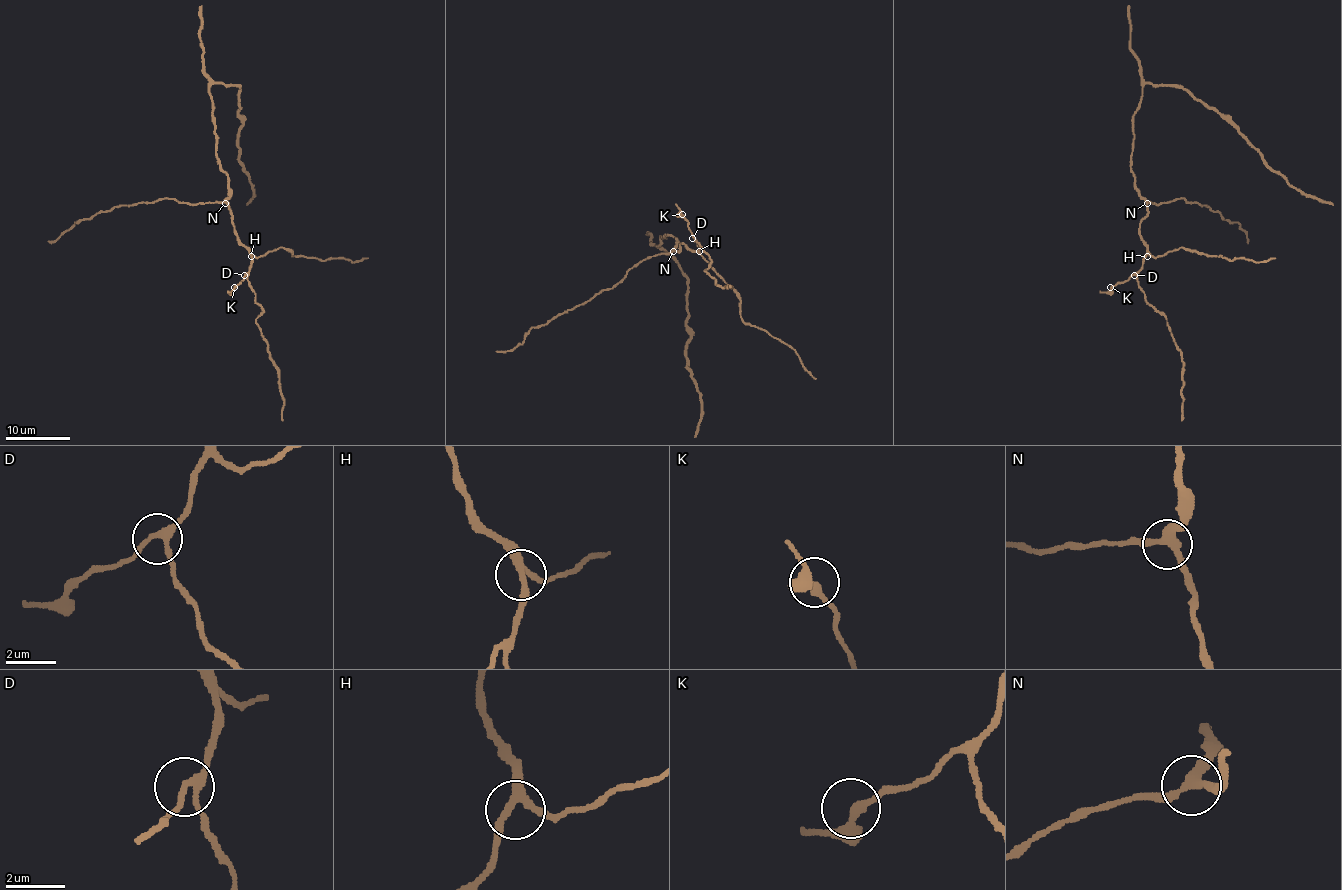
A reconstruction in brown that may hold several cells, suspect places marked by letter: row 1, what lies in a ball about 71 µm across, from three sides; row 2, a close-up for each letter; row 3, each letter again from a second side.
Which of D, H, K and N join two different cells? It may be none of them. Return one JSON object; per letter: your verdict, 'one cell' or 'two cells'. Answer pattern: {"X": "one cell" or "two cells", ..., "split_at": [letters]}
{"D": "one cell", "H": "one cell", "K": "one cell", "N": "one cell", "split_at": []}

